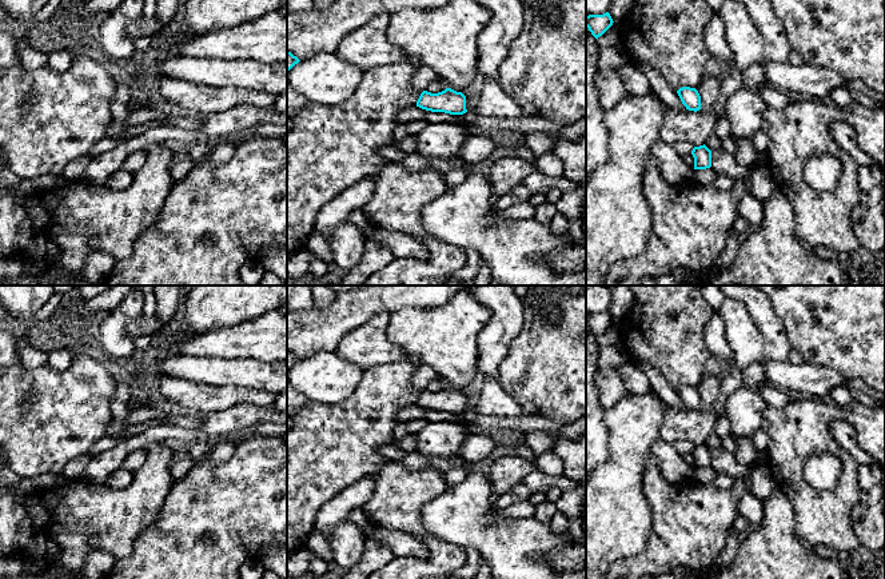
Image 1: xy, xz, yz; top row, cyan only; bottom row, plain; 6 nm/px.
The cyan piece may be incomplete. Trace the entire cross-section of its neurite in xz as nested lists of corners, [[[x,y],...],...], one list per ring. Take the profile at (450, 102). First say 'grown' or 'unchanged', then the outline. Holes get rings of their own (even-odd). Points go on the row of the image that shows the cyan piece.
unchanged; [[[446,88],[438,93],[423,91],[416,101],[416,107],[431,112],[445,112],[450,115],[463,115],[467,112],[466,96],[451,88]]]

